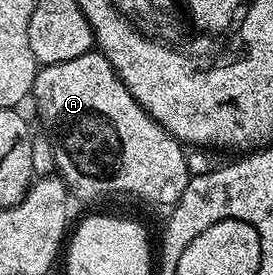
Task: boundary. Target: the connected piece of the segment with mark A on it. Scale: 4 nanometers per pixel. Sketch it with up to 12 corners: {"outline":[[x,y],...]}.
{"outline":[[100,50],[46,63],[31,99],[81,199],[172,209],[181,140]]}

